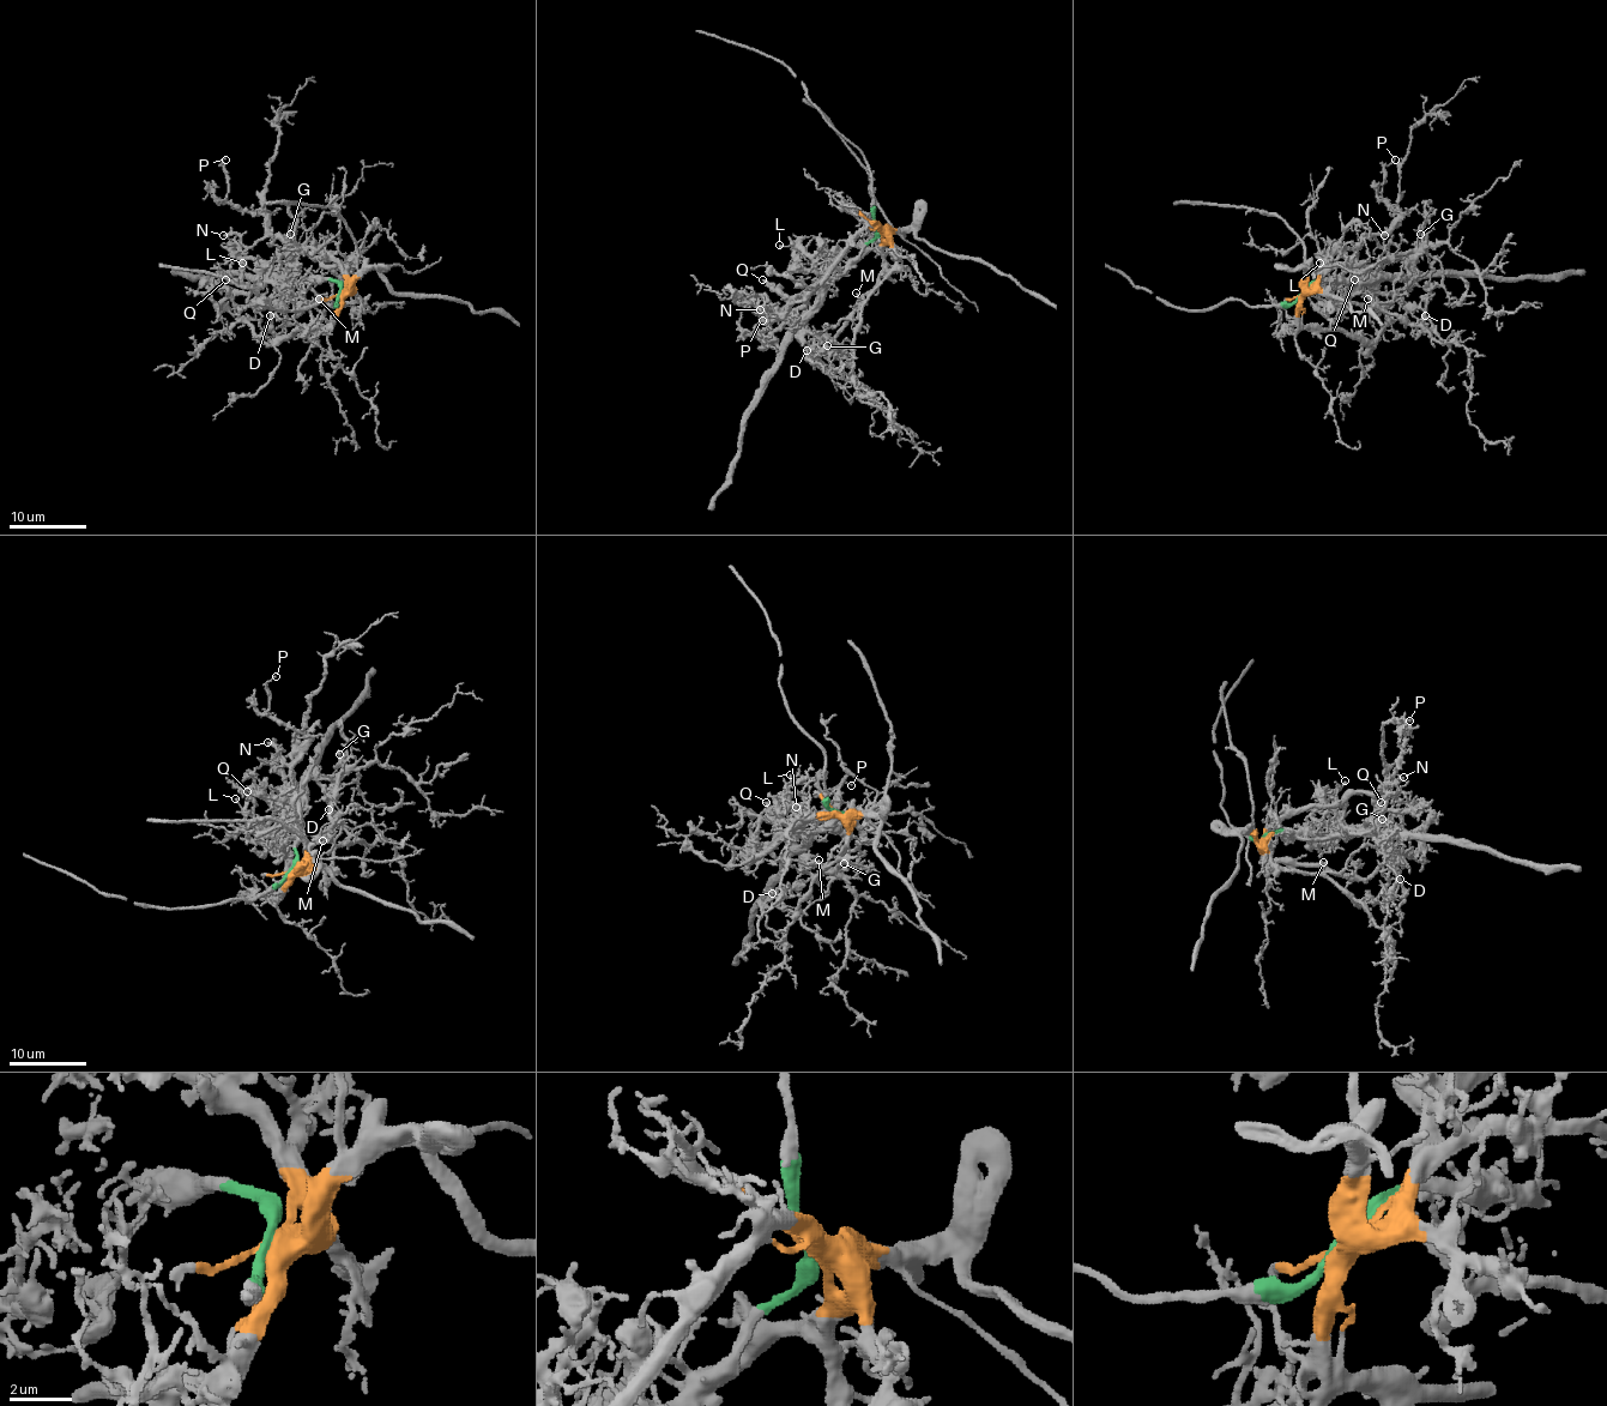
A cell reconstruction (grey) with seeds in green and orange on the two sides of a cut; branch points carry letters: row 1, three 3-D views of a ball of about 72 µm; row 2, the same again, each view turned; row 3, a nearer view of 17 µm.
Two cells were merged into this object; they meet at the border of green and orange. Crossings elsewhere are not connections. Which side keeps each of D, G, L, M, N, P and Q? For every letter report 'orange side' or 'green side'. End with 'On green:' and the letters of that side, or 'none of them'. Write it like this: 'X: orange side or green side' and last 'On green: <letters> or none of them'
D: orange side
G: orange side
L: green side
M: orange side
N: orange side
P: orange side
Q: green side
On green: L, Q

